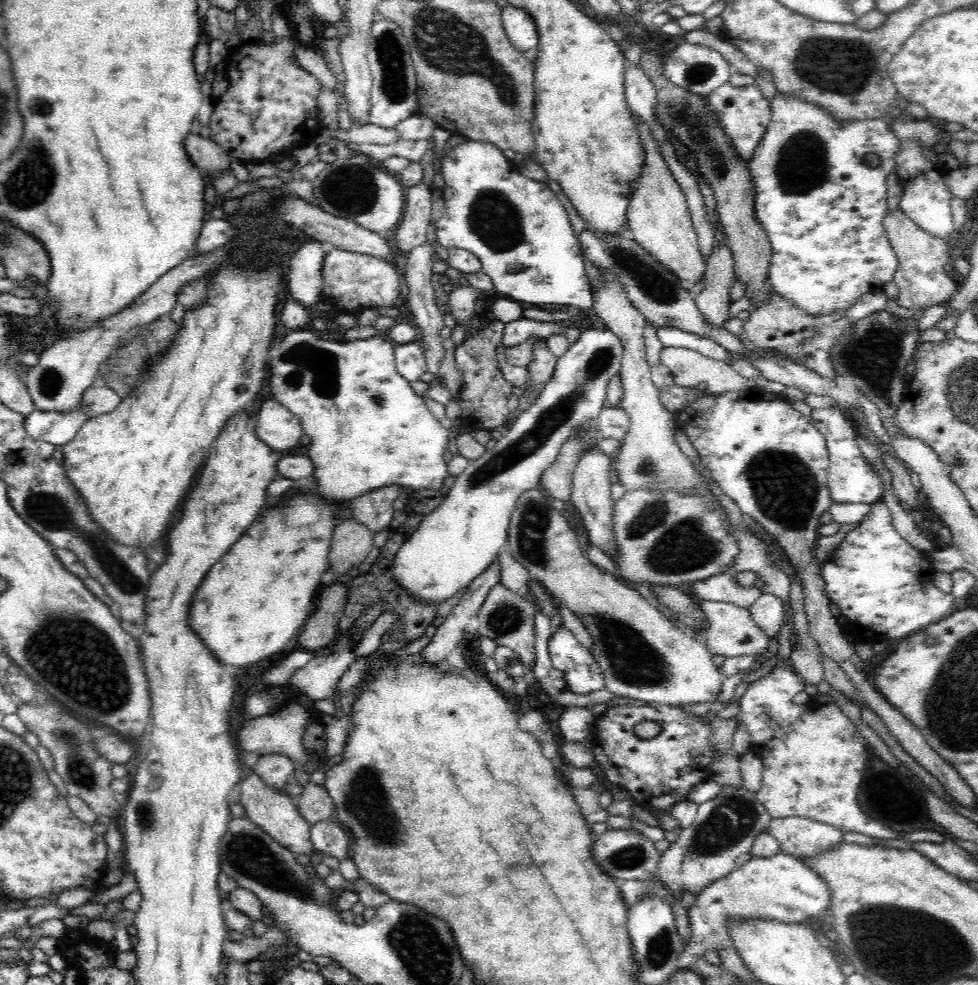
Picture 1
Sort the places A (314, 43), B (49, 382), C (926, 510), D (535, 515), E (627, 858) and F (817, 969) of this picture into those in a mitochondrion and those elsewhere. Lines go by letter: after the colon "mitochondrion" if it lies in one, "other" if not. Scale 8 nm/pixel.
A: other
B: mitochondrion
C: other
D: mitochondrion
E: mitochondrion
F: other

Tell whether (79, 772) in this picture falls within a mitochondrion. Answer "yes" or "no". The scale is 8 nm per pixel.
yes

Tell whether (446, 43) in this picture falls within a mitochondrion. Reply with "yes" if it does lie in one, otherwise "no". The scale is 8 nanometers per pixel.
yes

